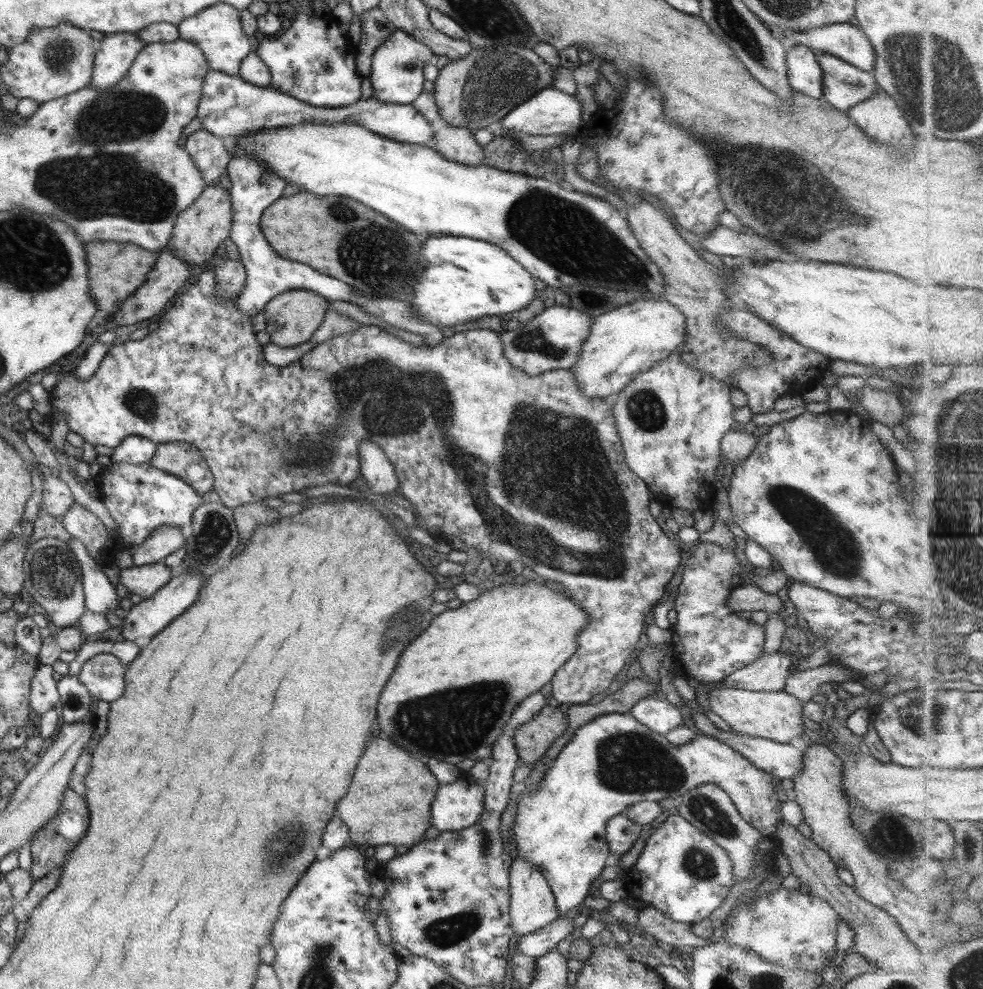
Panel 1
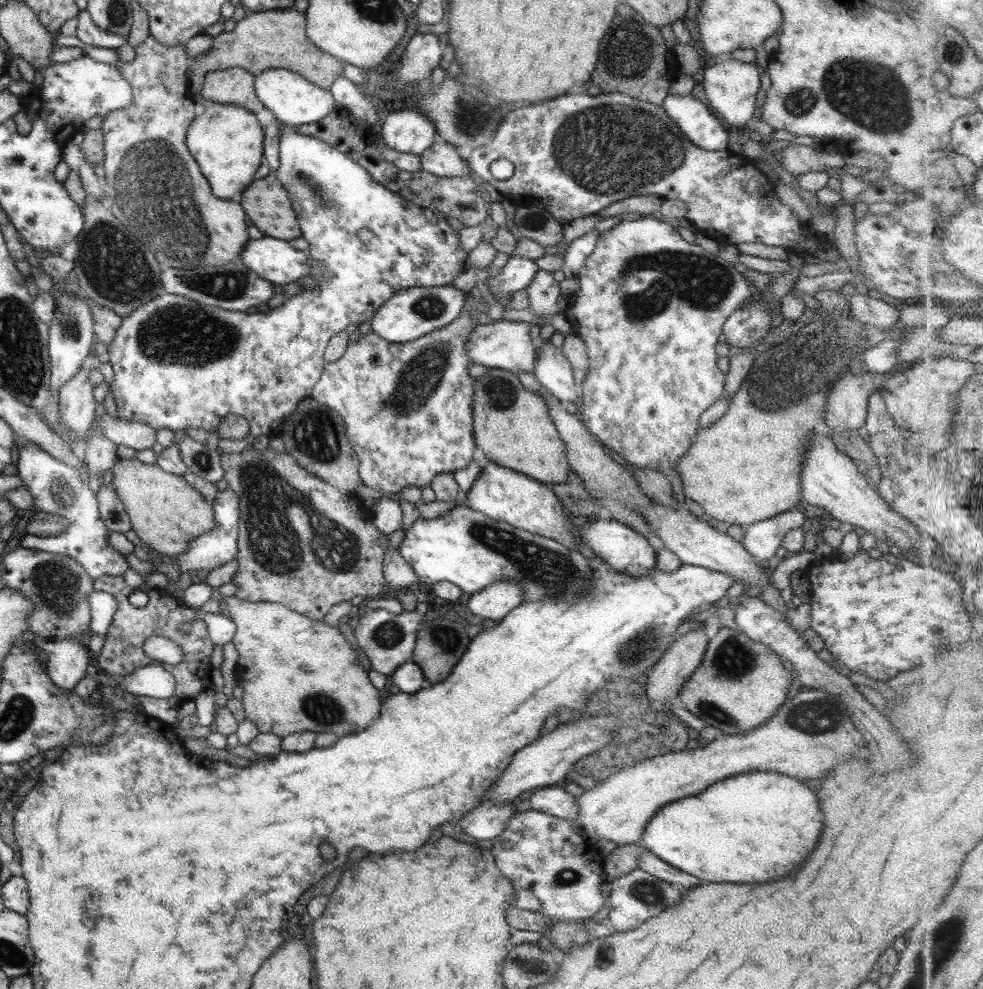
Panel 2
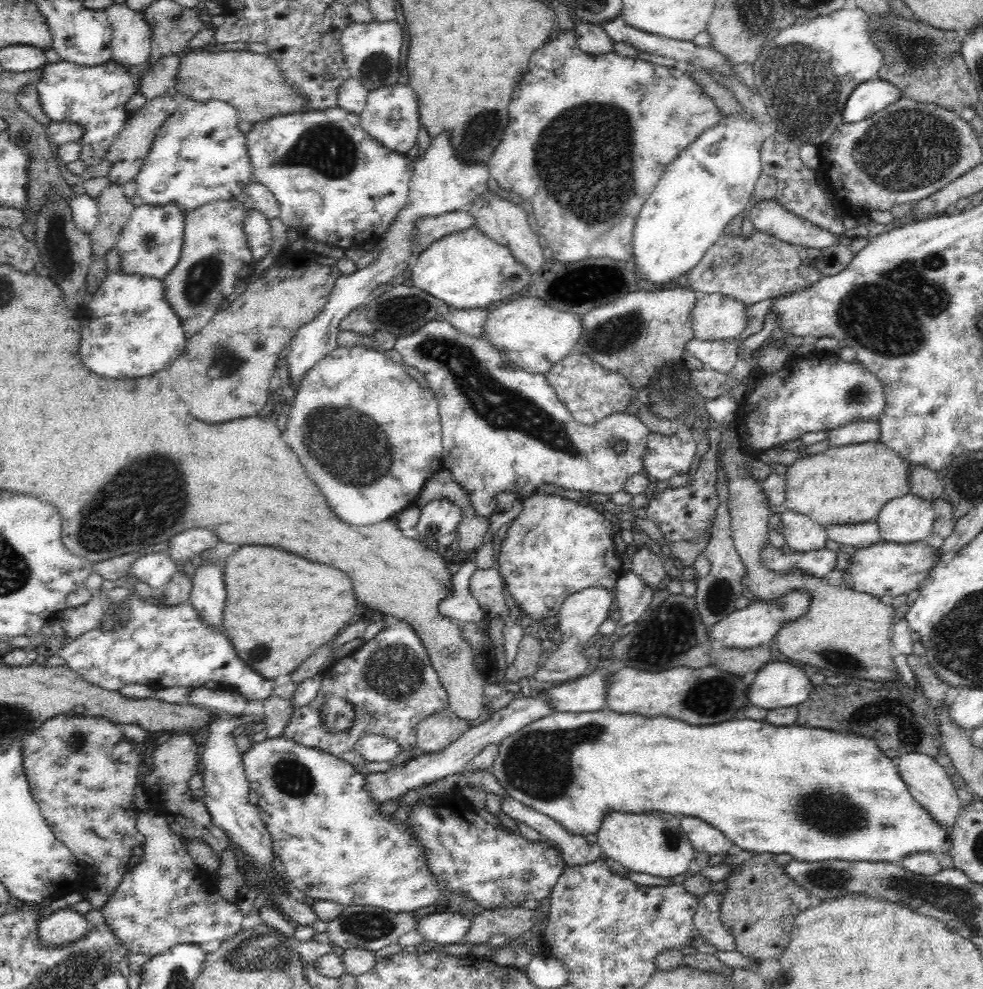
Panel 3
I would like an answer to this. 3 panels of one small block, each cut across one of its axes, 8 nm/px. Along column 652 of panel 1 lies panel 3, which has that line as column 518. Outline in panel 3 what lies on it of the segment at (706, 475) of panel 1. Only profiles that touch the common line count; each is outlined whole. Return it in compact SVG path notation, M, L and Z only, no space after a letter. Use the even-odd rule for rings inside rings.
M432 320L432 322L428 322L428 324L422 326L422 328L418 329L416 332L398 337L394 349L402 354L405 364L416 368L416 370L419 370L424 375L424 378L428 380L431 386L431 390L436 392L436 398L438 398L438 404L440 404L440 406L438 406L438 408L440 408L440 418L442 418L442 469L451 471L454 480L469 492L472 506L476 509L476 512L484 518L494 514L498 506L496 496L498 496L500 492L522 495L525 492L537 489L542 486L542 484L556 484L556 486L560 486L560 488L564 488L564 490L578 490L578 492L581 493L593 492L594 494L605 494L610 496L615 492L622 491L622 486L626 484L626 481L633 474L643 472L642 456L645 453L644 446L646 446L650 431L642 421L638 419L637 415L621 412L612 413L594 426L579 423L577 420L574 420L574 417L570 414L566 405L558 398L554 388L548 384L544 373L522 370L514 361L509 359L509 356L488 342L485 338L479 339L468 336L456 330L456 328L453 328L448 322ZM622 440L628 444L627 450L618 454L618 452L614 452L614 444L616 444L616 442L622 442Z

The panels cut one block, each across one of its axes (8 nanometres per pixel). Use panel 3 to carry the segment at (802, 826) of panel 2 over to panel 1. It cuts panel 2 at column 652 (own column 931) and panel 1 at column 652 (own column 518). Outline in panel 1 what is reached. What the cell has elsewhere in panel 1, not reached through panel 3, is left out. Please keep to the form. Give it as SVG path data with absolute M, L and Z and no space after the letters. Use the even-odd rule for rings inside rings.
M621 713L597 715L587 724L575 729L571 739L551 761L538 788L525 789L518 796L517 812L510 829L513 839L512 854L514 858L521 857L529 861L542 872L553 893L558 917L572 913L576 906L584 903L593 880L611 859L605 840L605 827L610 818L621 815L631 804L641 801L658 803L671 797L678 800L695 786L711 782L727 794L741 819L760 834L754 854L754 867L750 868L749 878L754 877L757 872L775 874L774 854L780 846L776 826L782 818L779 812L780 802L773 791L771 777L769 773L751 766L746 758L712 736L699 734L685 744L671 745L664 735L650 731L633 717Z

